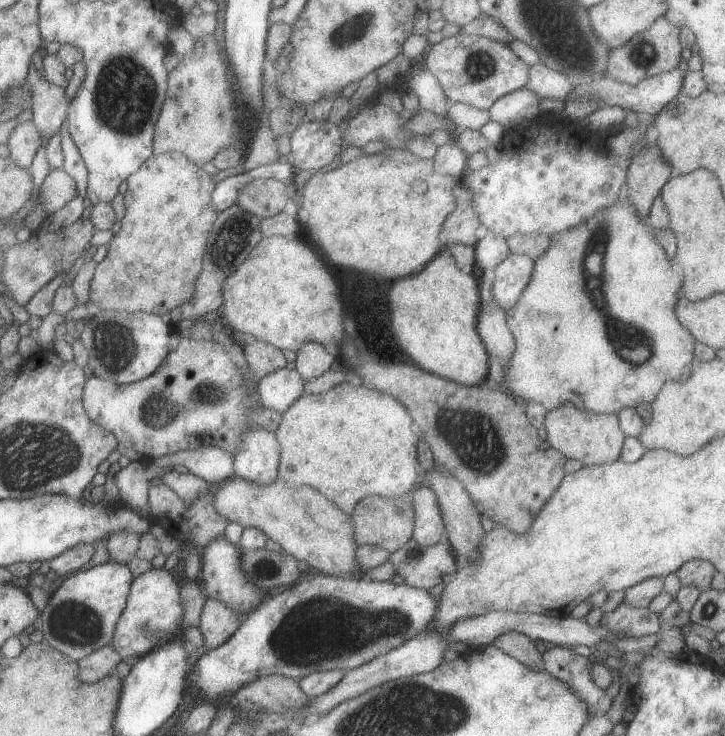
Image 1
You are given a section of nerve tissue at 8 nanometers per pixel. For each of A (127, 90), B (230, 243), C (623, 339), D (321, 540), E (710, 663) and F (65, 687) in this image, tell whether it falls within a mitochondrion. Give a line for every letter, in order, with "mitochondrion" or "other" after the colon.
A: mitochondrion
B: mitochondrion
C: mitochondrion
D: other
E: other
F: other

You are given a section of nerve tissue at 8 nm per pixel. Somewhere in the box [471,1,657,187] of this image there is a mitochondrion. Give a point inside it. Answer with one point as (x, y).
(642, 57)

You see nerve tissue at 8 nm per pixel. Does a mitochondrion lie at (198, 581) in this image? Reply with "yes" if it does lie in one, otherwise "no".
no

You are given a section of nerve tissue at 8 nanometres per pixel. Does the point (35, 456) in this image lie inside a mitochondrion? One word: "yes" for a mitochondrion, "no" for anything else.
yes

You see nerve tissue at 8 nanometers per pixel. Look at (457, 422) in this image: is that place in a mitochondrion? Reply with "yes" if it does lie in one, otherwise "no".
yes

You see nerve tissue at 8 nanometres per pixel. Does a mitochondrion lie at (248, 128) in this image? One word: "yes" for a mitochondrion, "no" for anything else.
no

